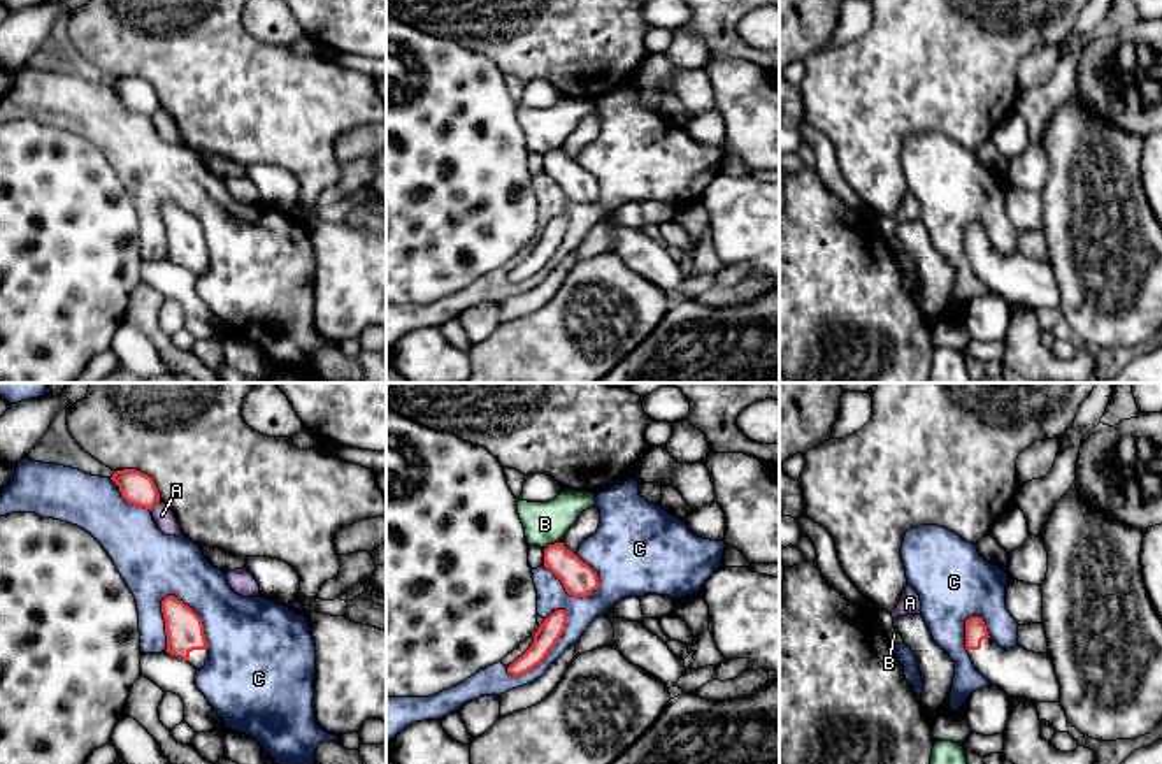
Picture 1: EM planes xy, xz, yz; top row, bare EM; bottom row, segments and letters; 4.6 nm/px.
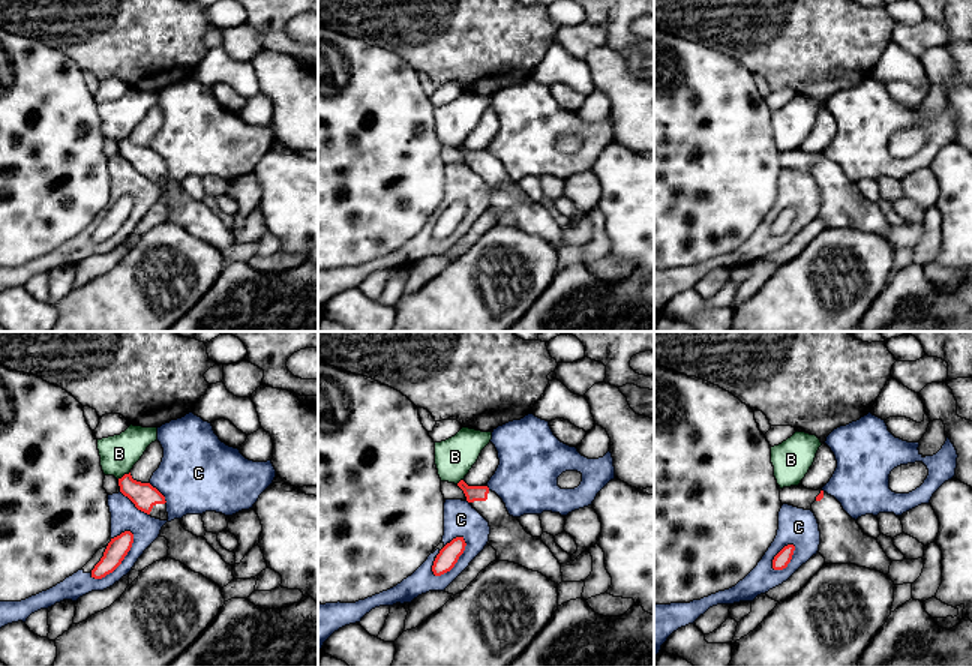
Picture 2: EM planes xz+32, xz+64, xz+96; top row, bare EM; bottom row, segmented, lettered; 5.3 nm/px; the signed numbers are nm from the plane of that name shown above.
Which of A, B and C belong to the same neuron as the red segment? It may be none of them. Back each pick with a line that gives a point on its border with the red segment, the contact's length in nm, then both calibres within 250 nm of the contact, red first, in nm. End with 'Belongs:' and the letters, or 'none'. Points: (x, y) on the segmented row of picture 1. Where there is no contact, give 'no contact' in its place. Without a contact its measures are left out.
Belongs: none

